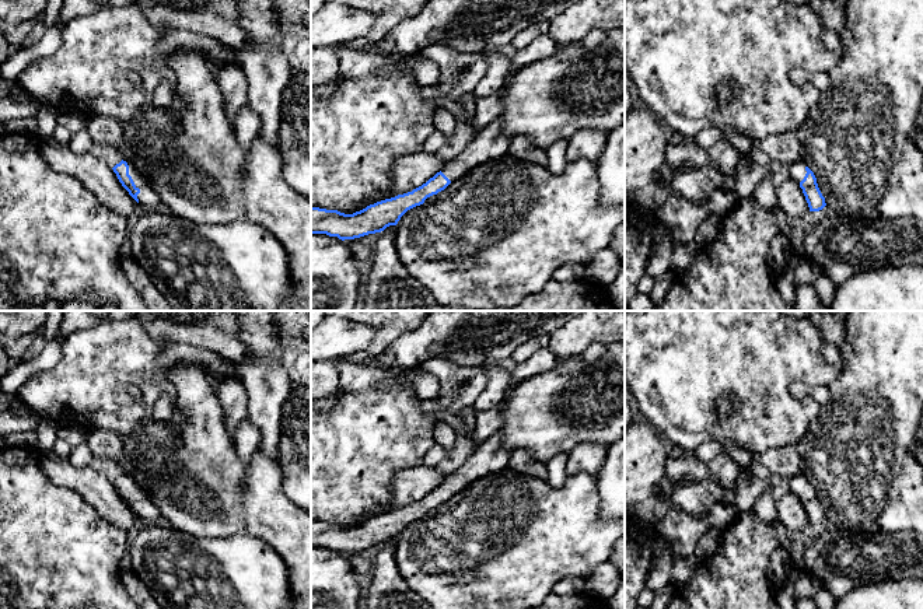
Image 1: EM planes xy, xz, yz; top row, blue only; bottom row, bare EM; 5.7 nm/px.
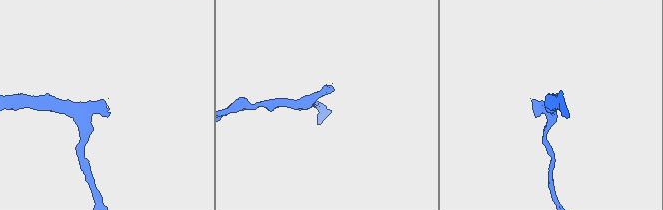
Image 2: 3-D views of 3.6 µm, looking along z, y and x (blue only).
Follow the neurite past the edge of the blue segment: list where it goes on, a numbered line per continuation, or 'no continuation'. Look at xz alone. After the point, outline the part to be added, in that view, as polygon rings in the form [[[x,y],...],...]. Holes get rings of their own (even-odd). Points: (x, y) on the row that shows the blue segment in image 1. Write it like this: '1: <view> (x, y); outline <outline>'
1: xz (490, 143); outline [[[497,118],[475,134],[468,147],[447,162],[441,172],[454,182],[476,165],[508,154],[511,140],[513,137],[503,132],[501,118]]]

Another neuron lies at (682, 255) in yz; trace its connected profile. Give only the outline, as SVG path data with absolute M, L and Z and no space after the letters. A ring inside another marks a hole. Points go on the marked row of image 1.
M696 242L688 245L675 245L671 253L671 272L679 273L682 270L686 270L695 260L698 252L699 246Z

